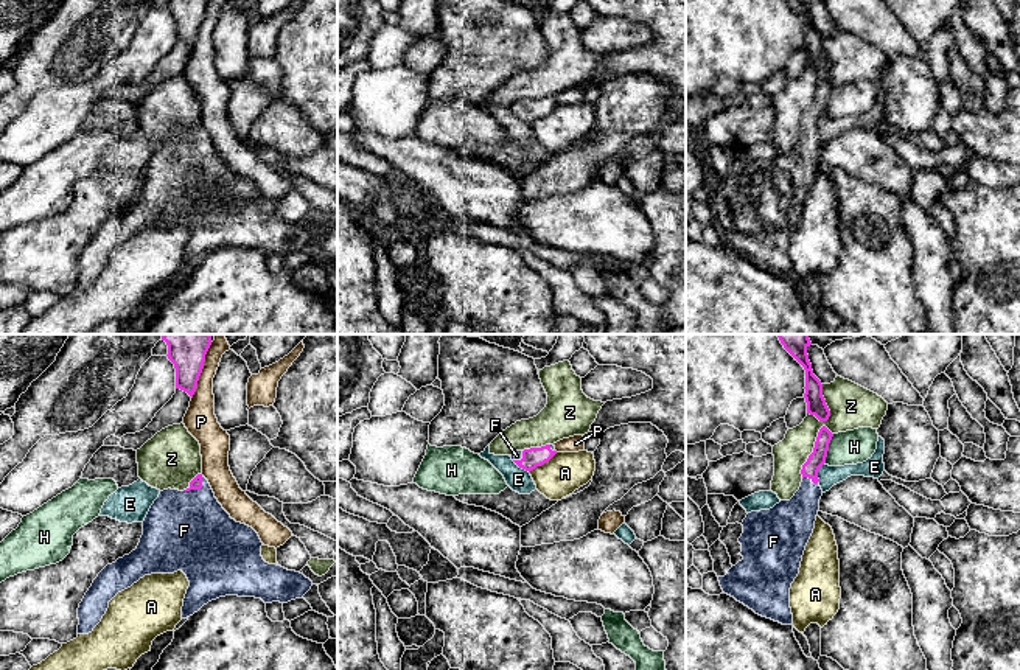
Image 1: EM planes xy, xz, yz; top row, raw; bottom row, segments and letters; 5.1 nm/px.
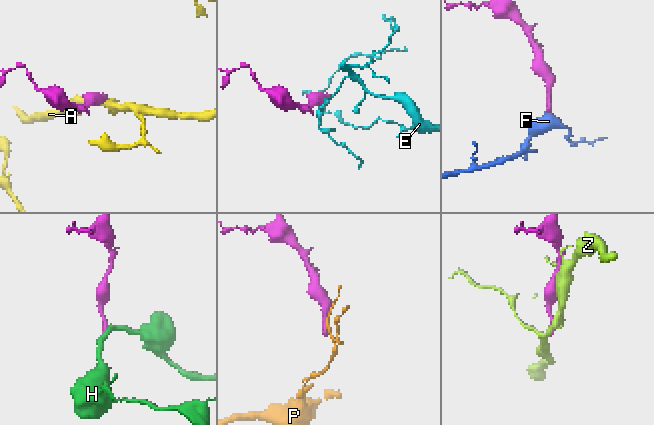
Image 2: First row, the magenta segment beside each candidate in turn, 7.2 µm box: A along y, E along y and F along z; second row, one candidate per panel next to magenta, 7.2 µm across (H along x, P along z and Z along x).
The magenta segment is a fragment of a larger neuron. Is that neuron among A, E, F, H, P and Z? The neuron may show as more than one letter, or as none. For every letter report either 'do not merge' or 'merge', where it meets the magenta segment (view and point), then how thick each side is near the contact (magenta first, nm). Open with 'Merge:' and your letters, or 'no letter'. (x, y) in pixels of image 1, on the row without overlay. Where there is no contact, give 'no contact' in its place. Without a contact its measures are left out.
Merge: F
A: do not merge; meets magenta in xz at (543, 115); 100 nm thick on the magenta side, 200 nm on the other
E: do not merge; meets magenta in yz at (817, 125); 90 nm thick on the magenta side, 110 nm on the other
F: merge; meets magenta in xy at (198, 140); 60 nm thick on the magenta side, 420 nm on the other
H: do not merge; meets magenta in yz at (827, 101); 90 nm thick on the magenta side, 180 nm on the other
P: do not merge; meets magenta in xy at (201, 24); 160 nm thick on the magenta side, 160 nm on the other
Z: do not merge; meets magenta in yz at (813, 103); 90 nm thick on the magenta side, 170 nm on the other

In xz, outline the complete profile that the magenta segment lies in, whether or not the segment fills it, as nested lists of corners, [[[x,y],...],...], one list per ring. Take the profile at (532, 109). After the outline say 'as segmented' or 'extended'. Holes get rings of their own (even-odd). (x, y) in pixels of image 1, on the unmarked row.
[[[546,96],[541,99],[530,99],[530,101],[524,101],[524,103],[516,103],[510,109],[519,120],[530,124],[536,118],[541,118],[546,113],[549,113],[555,106],[557,106],[555,98]]] | extended

